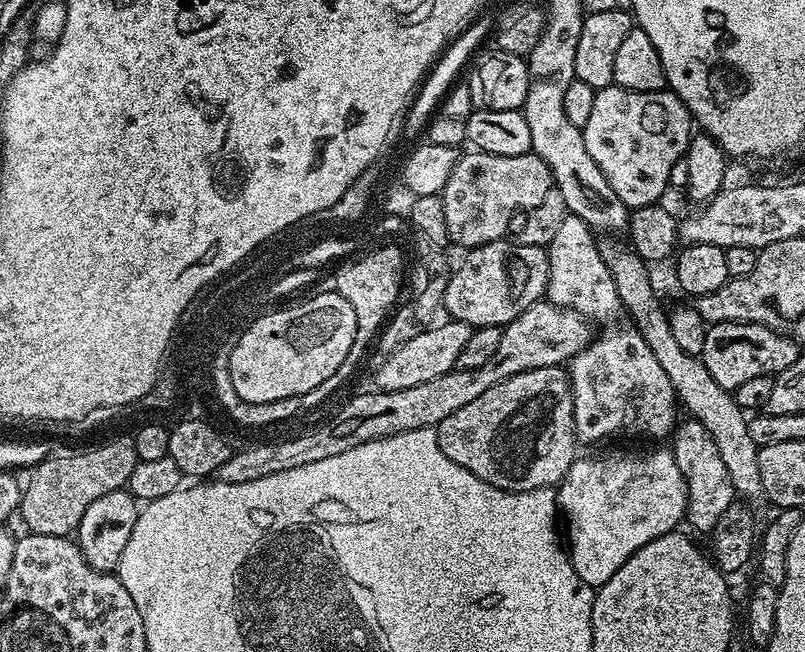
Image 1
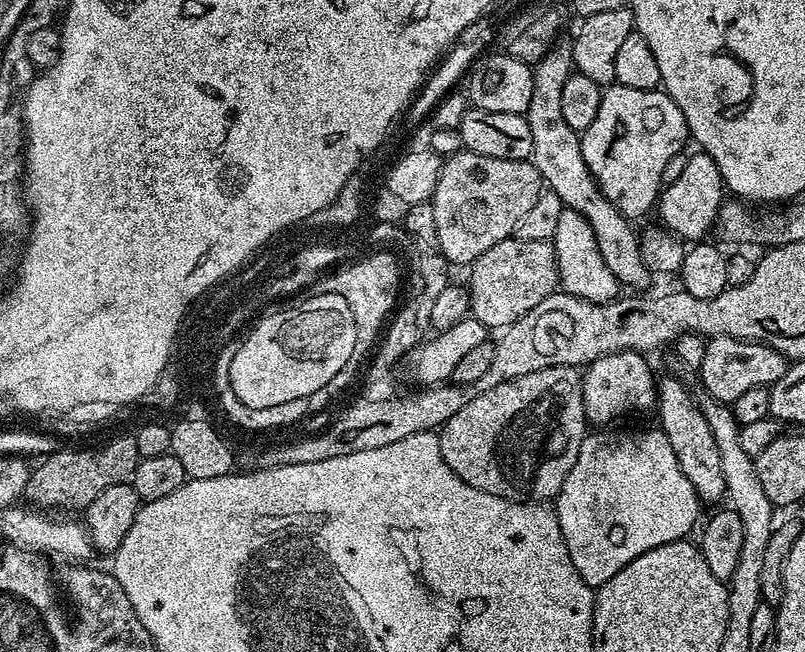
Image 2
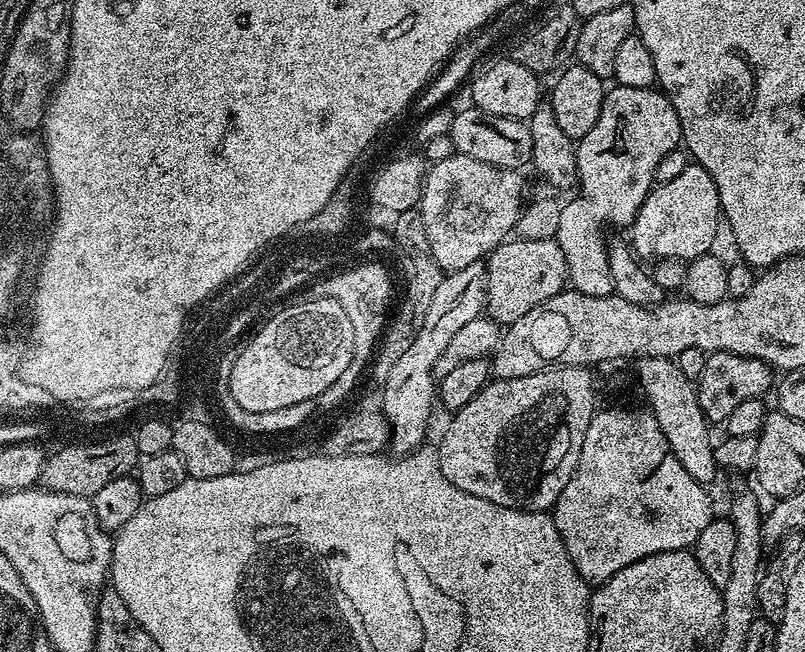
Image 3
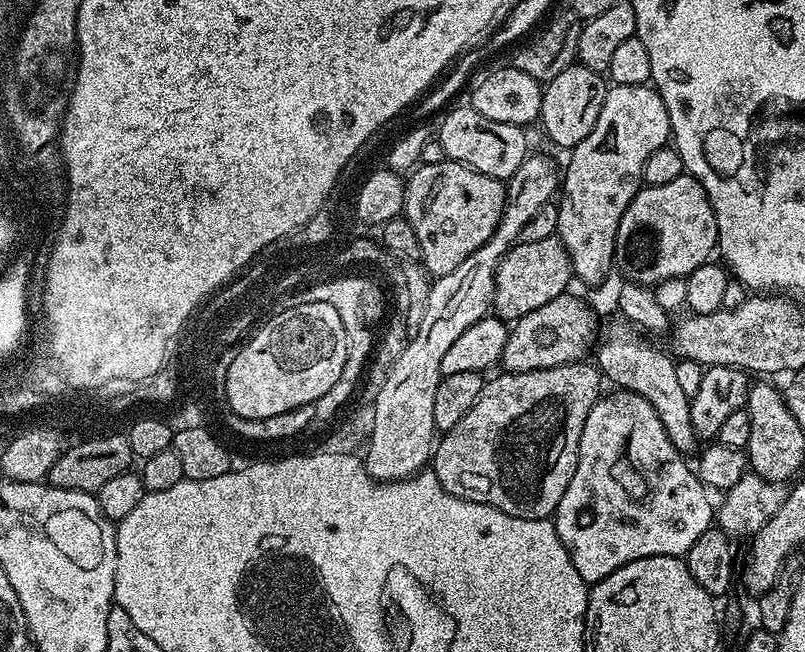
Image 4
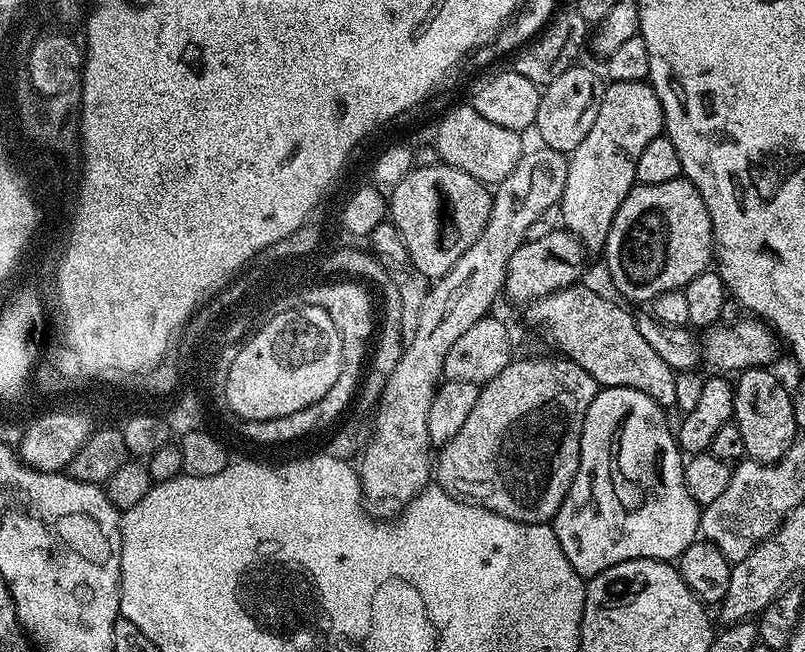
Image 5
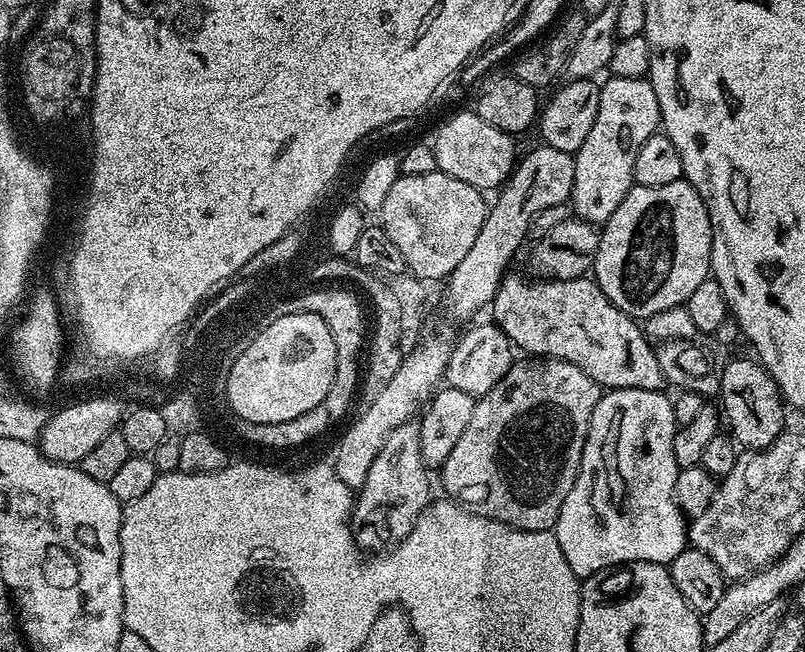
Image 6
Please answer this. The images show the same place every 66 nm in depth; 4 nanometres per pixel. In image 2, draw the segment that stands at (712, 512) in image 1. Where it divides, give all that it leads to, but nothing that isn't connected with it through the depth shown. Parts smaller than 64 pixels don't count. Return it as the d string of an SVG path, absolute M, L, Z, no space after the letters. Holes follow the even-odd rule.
M668 376L659 381L655 411L660 412L660 431L666 434L678 457L678 466L682 466L682 474L690 478L690 486L694 486L701 501L723 501L726 478L722 478L722 458L718 454L718 442L714 442L714 434L710 431L710 422L706 422L697 397L692 397L691 390L682 381Z

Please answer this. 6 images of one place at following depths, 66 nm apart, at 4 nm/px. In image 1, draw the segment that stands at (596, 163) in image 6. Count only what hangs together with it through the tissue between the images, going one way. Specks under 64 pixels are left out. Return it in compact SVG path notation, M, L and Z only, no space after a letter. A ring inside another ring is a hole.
M613 86L597 91L590 119L582 131L590 158L594 158L594 162L598 162L598 170L606 174L610 190L614 190L614 194L618 194L618 198L622 198L622 202L631 210L655 204L664 191L669 191L670 170L674 170L674 162L685 159L694 135L694 121L688 107L671 90L635 92ZM569 214L562 222L562 227L554 233L554 238L546 245L548 253L548 291L547 299L552 303L569 308L585 316L589 322L597 325L608 324L622 316L618 286L602 262L602 254L597 237L582 218Z

